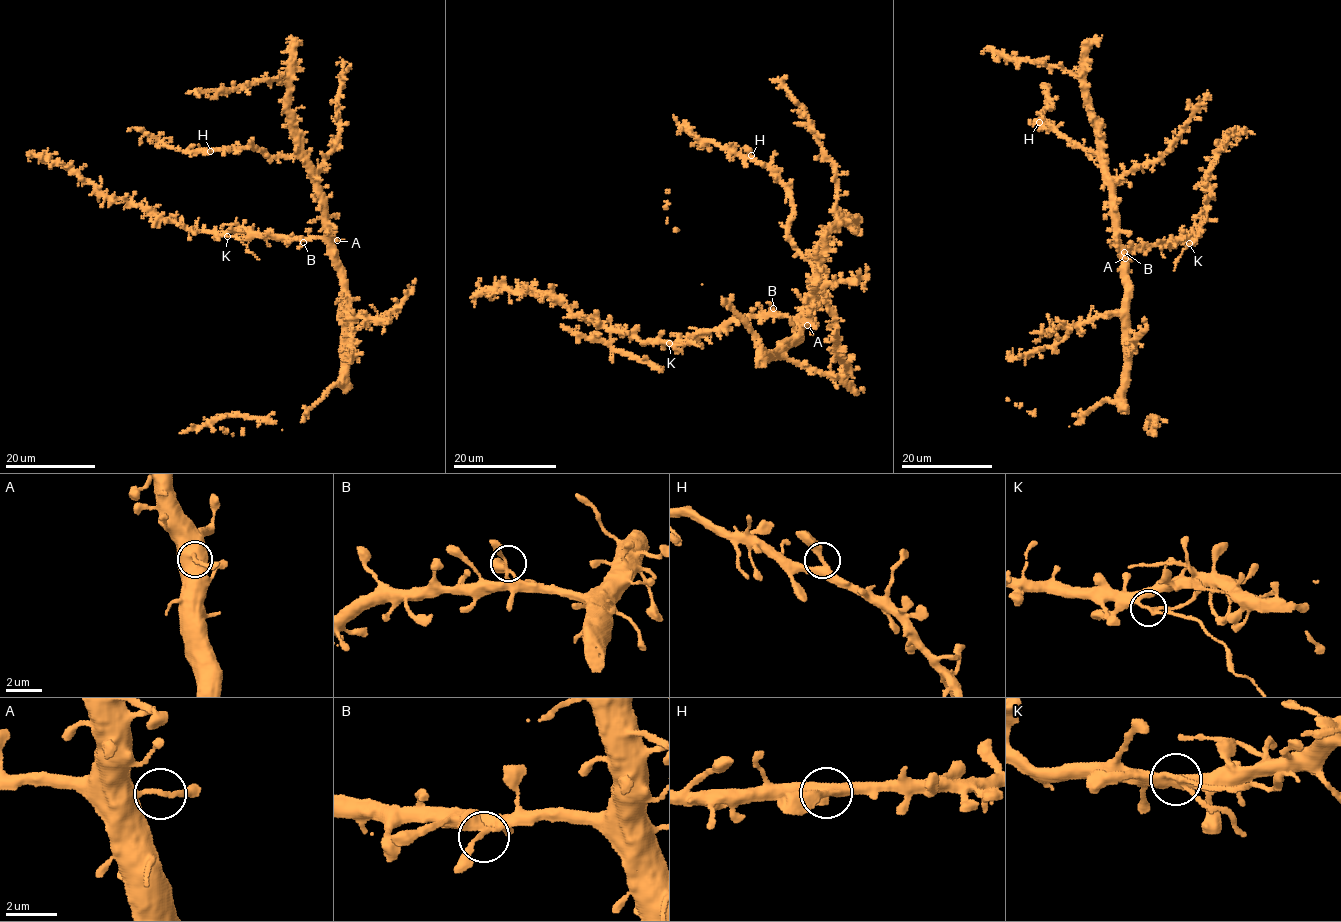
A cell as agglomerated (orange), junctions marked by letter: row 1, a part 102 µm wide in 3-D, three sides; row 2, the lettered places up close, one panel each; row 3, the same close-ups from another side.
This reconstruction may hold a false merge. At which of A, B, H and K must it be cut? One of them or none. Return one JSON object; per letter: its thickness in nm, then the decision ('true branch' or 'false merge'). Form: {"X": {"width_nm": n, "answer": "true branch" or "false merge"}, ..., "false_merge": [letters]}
{"A": {"width_nm": 190, "answer": "true branch"}, "B": {"width_nm": 220, "answer": "true branch"}, "H": {"width_nm": 320, "answer": "true branch"}, "K": {"width_nm": 190, "answer": "false merge"}, "false_merge": ["K"]}

